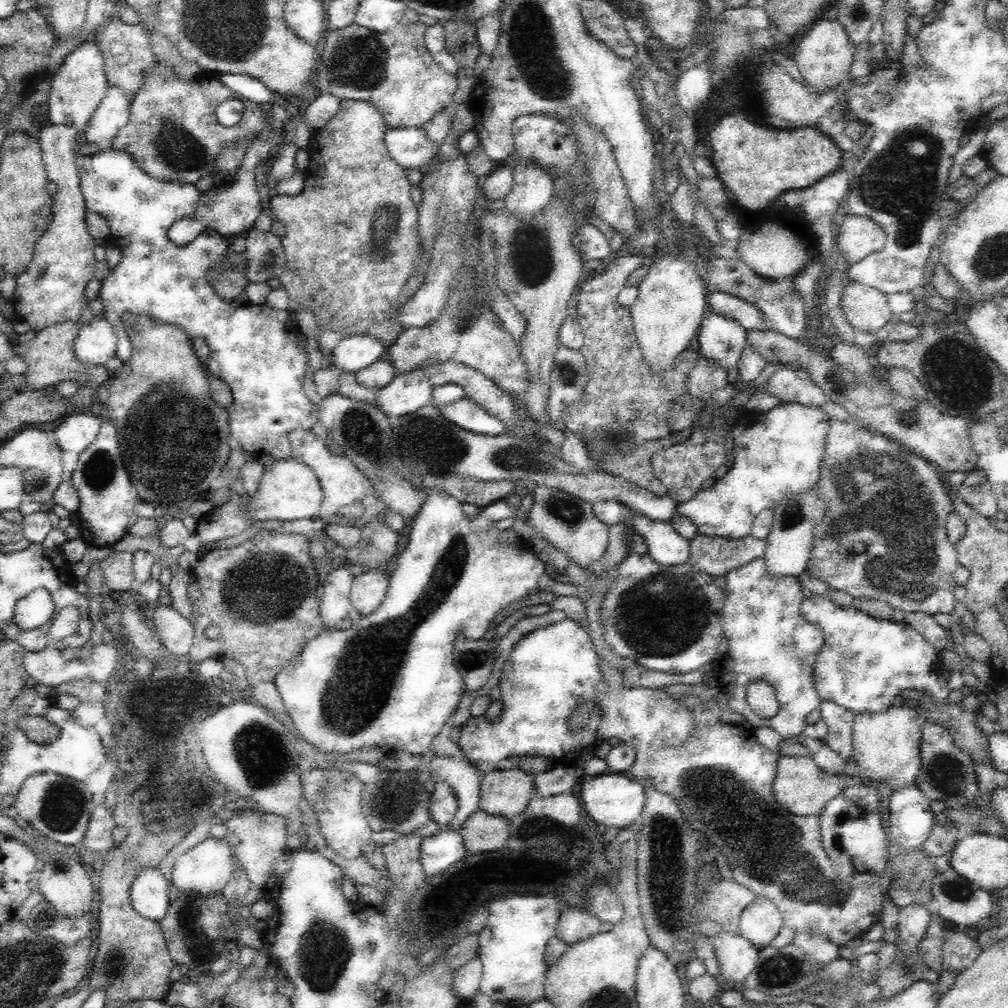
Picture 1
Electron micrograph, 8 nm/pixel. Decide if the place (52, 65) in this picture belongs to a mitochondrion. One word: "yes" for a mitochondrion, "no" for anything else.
no

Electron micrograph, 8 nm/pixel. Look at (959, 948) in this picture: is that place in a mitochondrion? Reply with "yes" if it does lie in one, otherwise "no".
no

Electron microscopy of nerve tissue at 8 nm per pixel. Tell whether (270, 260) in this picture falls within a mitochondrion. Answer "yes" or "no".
yes

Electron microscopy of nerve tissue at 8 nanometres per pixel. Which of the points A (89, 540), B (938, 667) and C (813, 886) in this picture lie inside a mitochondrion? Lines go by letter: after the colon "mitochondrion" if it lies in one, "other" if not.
A: other
B: other
C: mitochondrion

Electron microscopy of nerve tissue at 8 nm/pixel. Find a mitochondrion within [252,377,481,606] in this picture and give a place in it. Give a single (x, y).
(358, 427)

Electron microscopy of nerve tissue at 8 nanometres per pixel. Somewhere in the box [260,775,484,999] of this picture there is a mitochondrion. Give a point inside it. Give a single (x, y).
(323, 953)

